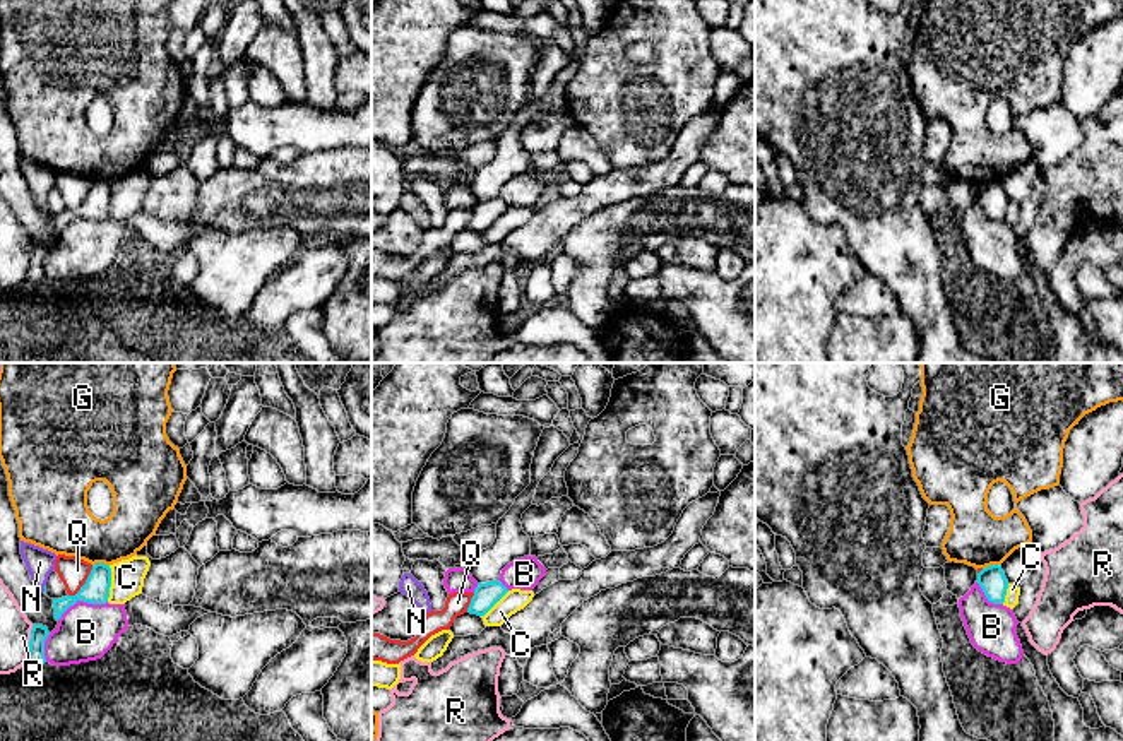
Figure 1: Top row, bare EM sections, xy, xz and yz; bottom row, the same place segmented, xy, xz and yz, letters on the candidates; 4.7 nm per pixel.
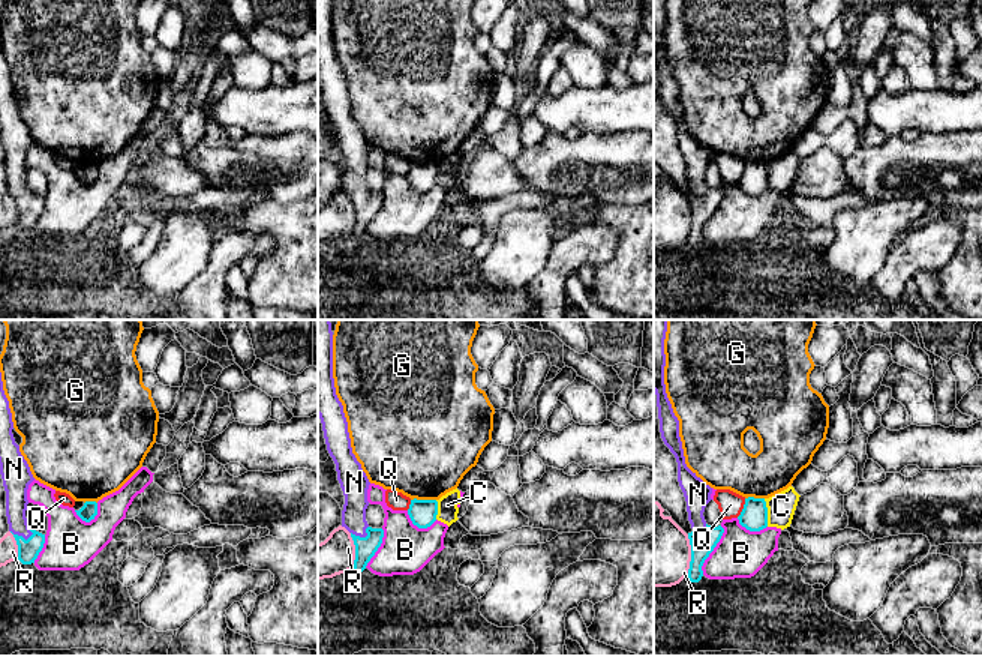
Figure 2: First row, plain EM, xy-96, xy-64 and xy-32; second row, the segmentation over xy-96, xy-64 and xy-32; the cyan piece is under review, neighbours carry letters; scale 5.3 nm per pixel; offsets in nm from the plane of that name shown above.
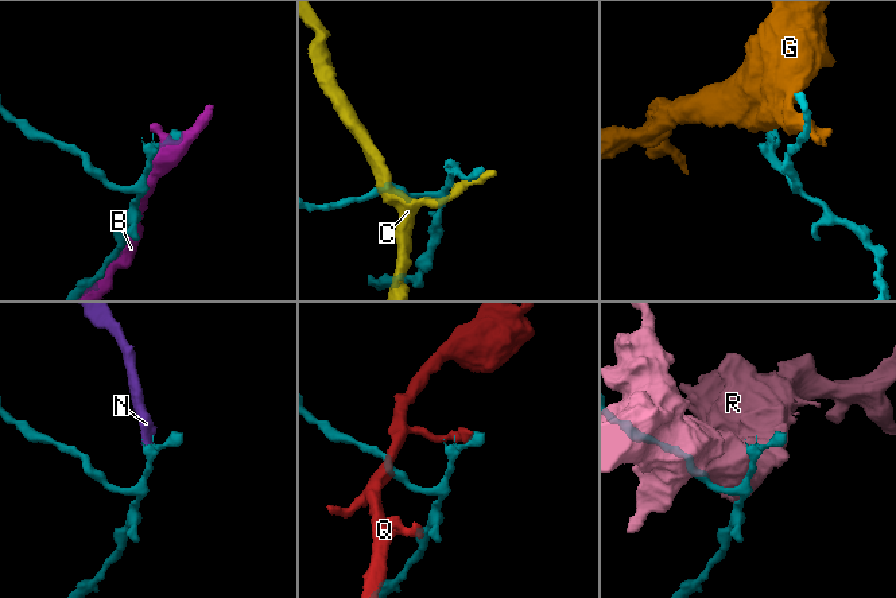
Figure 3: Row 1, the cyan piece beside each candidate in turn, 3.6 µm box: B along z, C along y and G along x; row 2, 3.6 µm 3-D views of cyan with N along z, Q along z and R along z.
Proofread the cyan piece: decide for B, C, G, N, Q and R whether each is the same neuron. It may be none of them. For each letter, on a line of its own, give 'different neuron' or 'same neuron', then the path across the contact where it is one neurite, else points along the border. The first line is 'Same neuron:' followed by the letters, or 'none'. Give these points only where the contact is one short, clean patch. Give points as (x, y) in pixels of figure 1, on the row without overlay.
Same neuron: N
B: different neuron
C: different neuron
G: different neuron; border yz (1000, 180), (983, 185)
N: same neuron; way xy (45, 202), (45, 204), (40, 178)
Q: different neuron
R: different neuron

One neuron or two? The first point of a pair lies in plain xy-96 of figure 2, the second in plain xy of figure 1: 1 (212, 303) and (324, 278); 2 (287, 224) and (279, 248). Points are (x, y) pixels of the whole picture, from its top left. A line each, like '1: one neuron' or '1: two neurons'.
1: one neuron
2: two neurons

